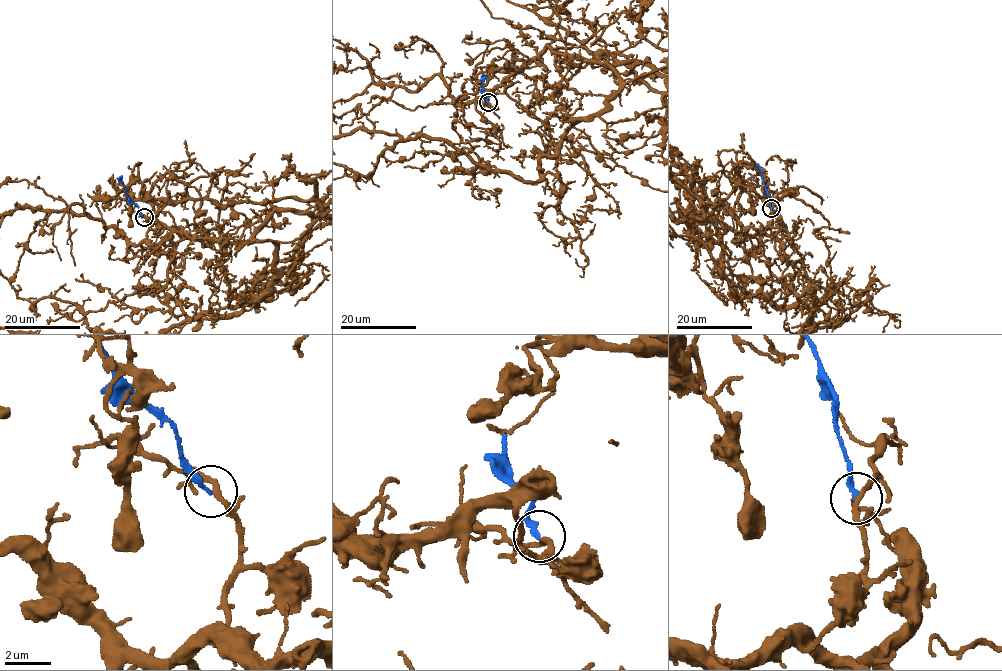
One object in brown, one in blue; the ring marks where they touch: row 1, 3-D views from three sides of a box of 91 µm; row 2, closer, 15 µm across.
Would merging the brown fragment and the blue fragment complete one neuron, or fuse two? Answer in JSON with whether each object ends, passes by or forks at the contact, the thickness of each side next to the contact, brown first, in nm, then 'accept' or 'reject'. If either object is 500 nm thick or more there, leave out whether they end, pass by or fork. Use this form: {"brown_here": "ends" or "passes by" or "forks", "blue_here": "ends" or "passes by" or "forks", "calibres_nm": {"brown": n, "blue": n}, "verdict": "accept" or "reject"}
{"brown_here": "passes by", "blue_here": "ends", "calibres_nm": {"brown": 220, "blue": 180}, "verdict": "reject"}

